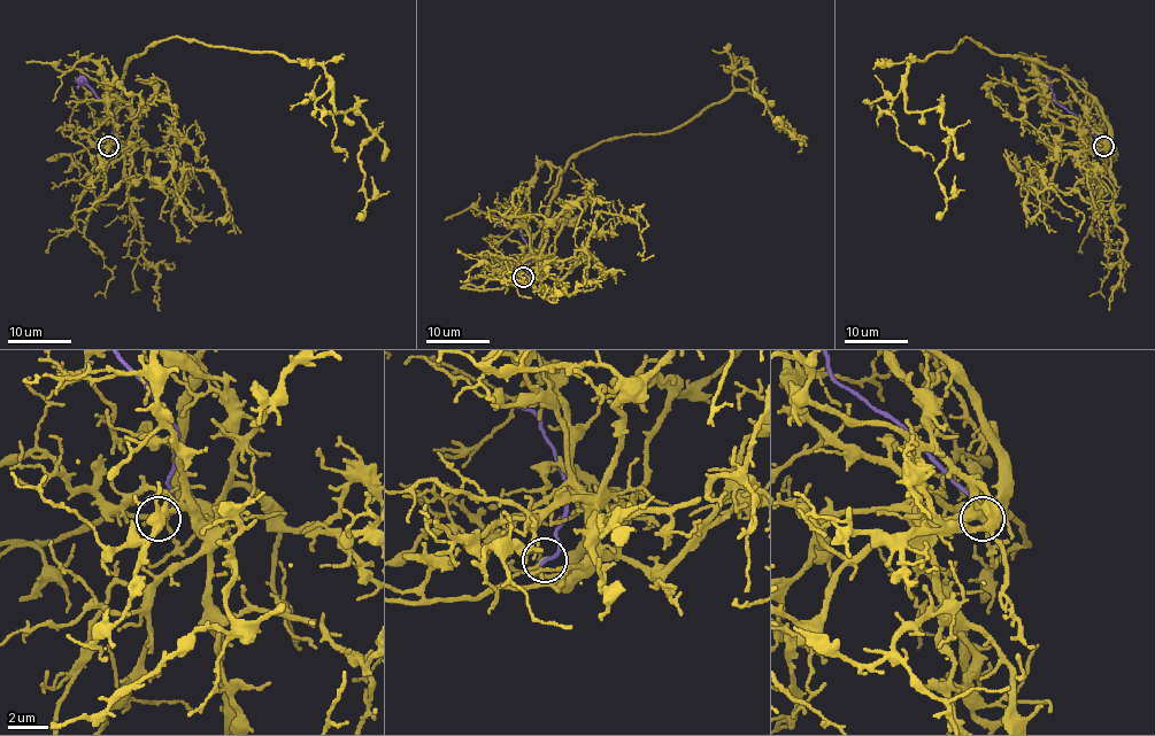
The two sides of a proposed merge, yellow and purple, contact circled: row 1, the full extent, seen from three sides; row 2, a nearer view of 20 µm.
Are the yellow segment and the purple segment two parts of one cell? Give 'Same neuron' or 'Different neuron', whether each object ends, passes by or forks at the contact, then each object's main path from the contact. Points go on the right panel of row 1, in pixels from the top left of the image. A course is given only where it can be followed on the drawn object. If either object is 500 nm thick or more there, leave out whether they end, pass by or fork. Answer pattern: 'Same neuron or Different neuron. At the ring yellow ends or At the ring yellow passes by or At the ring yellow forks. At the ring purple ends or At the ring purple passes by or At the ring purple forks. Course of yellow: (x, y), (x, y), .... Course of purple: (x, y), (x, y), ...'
Different neuron. At the ring yellow ends. At the ring purple ends. Course of yellow: (1103, 147), (1068, 77), (965, 37), (906, 90), (942, 114), (944, 194), (963, 190). Course of purple: (1103, 147), (1055, 100), (1047, 84), (1042, 88)

